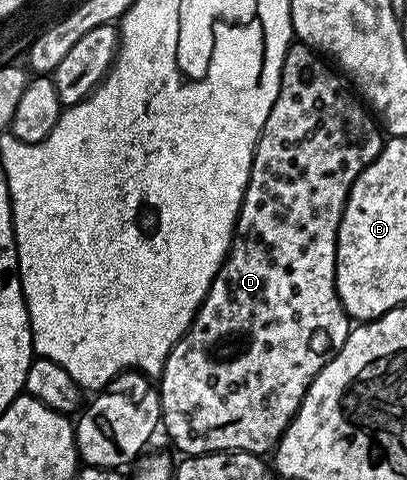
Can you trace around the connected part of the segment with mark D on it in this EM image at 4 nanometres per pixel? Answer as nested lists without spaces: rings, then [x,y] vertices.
[[[293,41],[286,52],[286,60],[282,64],[282,80],[278,88],[278,100],[274,100],[274,108],[270,112],[270,116],[266,116],[266,124],[262,128],[260,139],[256,145],[254,160],[250,168],[250,180],[234,228],[232,247],[229,248],[228,255],[224,258],[218,276],[214,276],[214,284],[210,284],[210,288],[206,292],[206,300],[198,308],[190,328],[180,337],[178,344],[174,344],[164,365],[164,370],[158,375],[162,430],[168,433],[169,440],[181,450],[179,452],[181,455],[195,456],[241,450],[264,456],[267,455],[267,450],[268,453],[275,451],[290,420],[298,412],[314,376],[318,376],[318,372],[322,372],[322,368],[326,368],[326,364],[338,353],[342,344],[346,344],[350,319],[342,308],[342,300],[336,291],[338,224],[342,220],[342,212],[346,208],[346,200],[354,180],[358,180],[361,172],[374,161],[386,141],[377,119],[369,113],[365,103],[354,94],[352,98],[351,93],[353,94],[353,91],[346,85],[345,79],[321,55],[309,50],[303,42]]]

